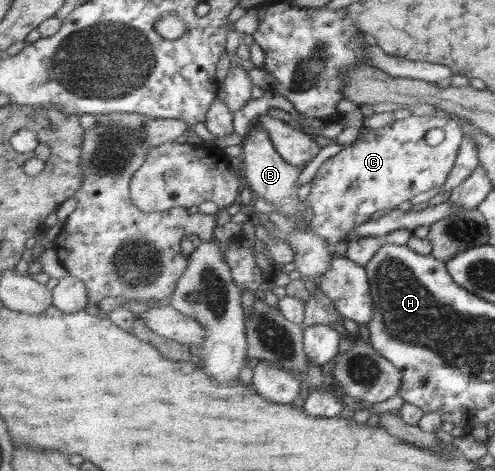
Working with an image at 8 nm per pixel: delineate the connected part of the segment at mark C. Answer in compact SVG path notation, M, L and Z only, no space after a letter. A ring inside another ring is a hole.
M441 113L425 116L412 114L407 119L397 119L387 128L364 129L351 145L325 161L313 179L312 192L307 200L314 211L312 222L315 233L327 239L334 252L337 242L347 242L351 231L371 221L373 214L381 210L400 209L400 206L413 200L418 194L432 188L445 187L456 168L457 157L466 135L464 126L457 119ZM433 128L441 128L446 133L445 140L436 146L427 142L427 134Z

